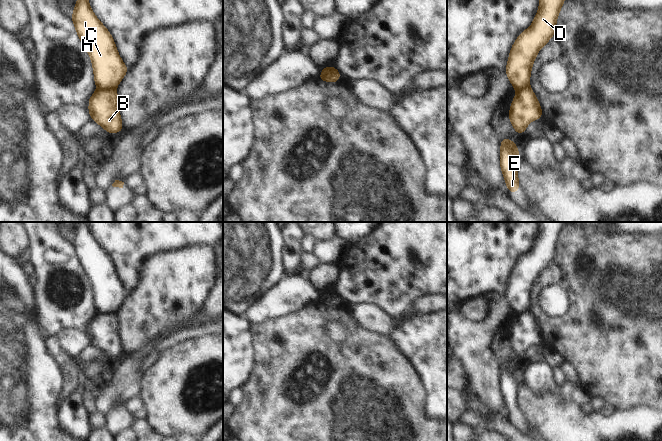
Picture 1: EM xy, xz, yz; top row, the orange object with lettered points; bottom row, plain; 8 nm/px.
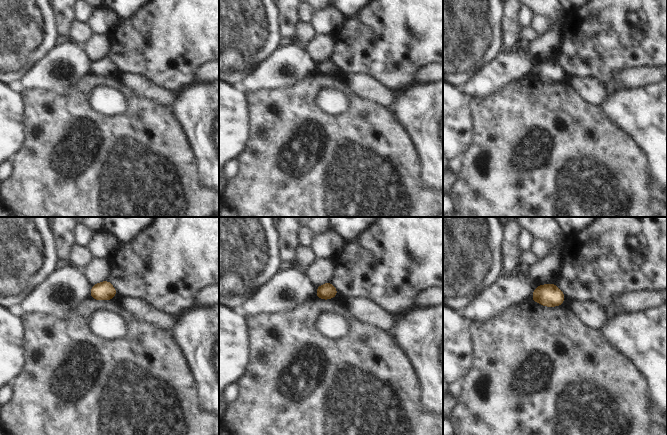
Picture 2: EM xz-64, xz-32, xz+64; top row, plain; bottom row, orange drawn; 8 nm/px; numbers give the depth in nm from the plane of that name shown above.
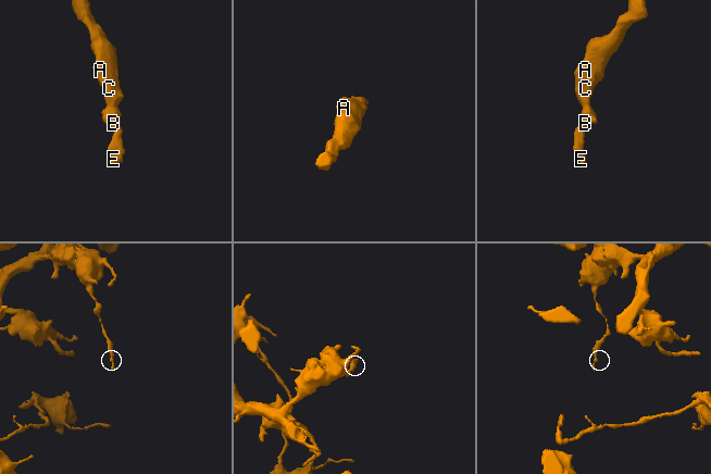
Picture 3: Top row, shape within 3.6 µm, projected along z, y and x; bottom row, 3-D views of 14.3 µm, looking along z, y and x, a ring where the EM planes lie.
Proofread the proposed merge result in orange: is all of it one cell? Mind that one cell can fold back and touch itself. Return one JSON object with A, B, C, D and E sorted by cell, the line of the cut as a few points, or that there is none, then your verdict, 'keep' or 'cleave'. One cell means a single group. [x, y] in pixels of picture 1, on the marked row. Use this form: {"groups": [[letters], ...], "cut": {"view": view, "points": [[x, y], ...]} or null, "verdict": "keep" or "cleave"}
{"groups": [["A", "C", "D"], ["B", "E"]], "cut": {"view": "xy", "points": [[98, 88], [115, 89]]}, "verdict": "cleave"}

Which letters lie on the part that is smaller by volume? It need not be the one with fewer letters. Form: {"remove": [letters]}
{"remove": ["B", "E"]}

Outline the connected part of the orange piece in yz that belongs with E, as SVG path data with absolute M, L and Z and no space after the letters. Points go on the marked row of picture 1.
M503 138L500 139L500 141L500 167L504 175L506 186L513 195L520 188L517 177L519 150L516 144L509 139Z

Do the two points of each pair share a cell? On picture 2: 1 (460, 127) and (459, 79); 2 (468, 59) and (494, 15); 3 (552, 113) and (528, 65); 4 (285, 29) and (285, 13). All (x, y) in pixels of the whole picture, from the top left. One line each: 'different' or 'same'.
1: different
2: same
3: different
4: same

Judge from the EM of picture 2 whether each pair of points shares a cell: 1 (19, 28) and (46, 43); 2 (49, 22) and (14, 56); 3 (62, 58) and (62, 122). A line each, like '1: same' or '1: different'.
1: same
2: same
3: different

